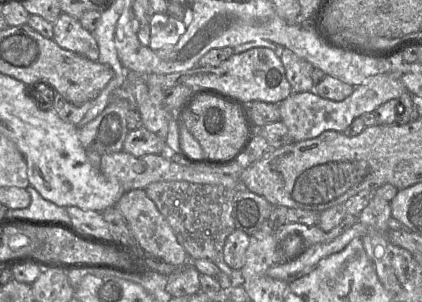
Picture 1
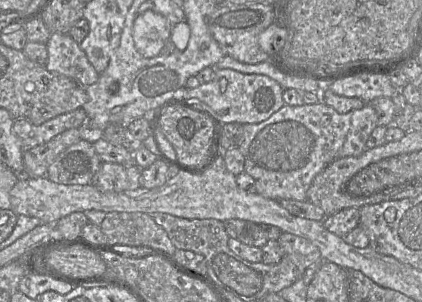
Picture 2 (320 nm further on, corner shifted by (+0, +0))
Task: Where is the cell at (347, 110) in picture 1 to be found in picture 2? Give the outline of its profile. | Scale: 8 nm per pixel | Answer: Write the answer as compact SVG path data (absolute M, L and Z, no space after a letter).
M324 102L301 106L285 104L261 123L243 124L242 140L238 148L245 159L244 171L255 180L258 194L277 201L282 199L305 201L314 178L336 159L363 154L367 150L368 138L377 126L377 113L370 104L346 114L338 113Z

